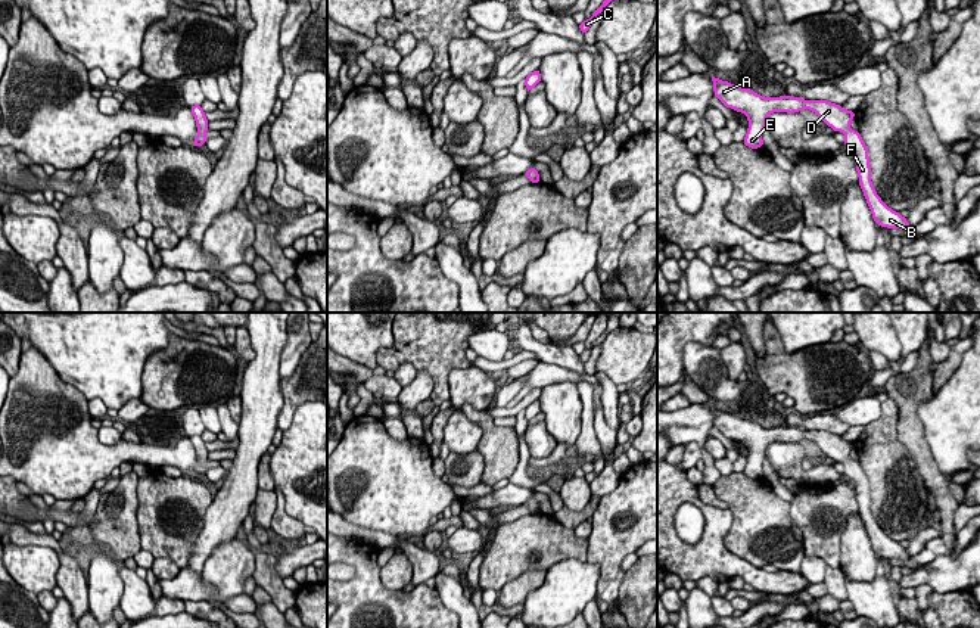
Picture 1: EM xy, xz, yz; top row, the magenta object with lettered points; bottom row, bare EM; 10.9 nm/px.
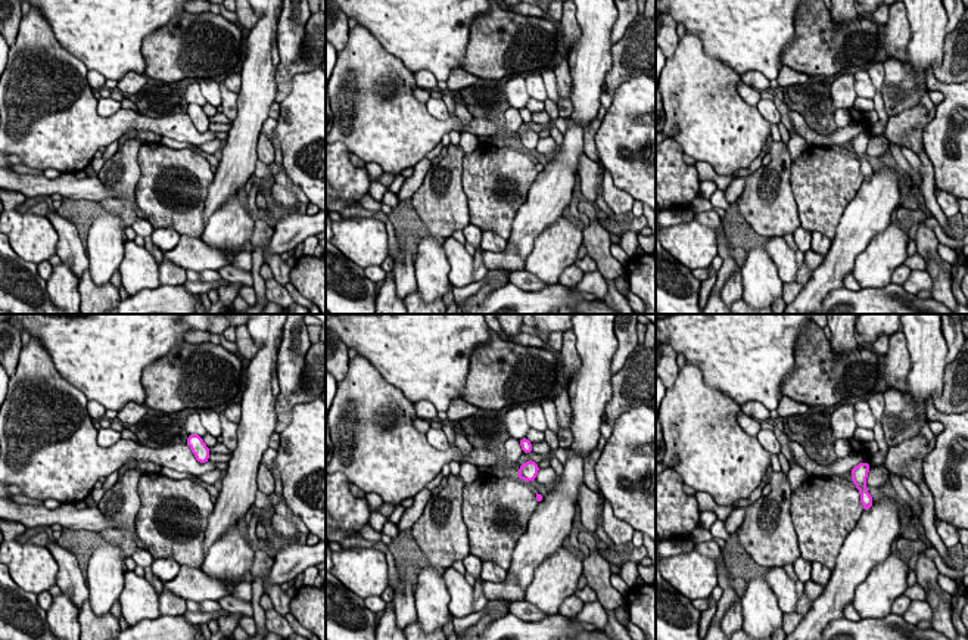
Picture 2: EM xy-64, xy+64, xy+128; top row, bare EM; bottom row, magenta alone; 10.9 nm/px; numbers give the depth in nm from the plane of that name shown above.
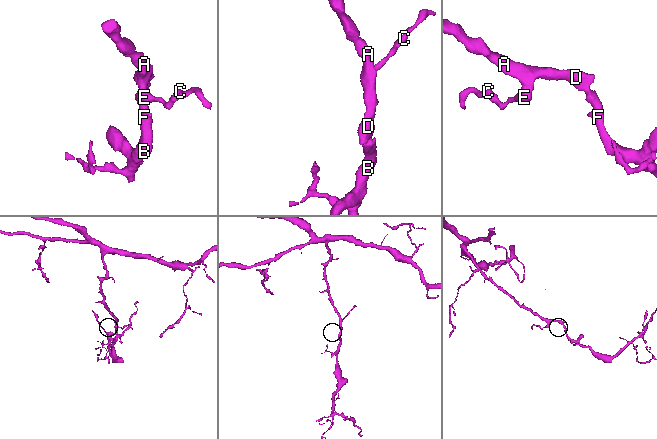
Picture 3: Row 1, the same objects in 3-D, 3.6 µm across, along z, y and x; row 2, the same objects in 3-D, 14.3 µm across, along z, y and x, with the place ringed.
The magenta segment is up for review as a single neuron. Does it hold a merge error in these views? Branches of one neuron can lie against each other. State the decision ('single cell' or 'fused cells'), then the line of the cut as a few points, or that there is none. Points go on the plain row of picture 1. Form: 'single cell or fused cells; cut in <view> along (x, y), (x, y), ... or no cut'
single cell; no cut

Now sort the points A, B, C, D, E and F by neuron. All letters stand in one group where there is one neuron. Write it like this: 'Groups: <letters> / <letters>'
Groups: A B C D E F

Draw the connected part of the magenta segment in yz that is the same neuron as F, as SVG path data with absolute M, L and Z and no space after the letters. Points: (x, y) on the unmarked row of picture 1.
M712 405L713 423L727 436L737 442L743 442L749 450L749 458L744 467L744 475L752 479L763 476L762 463L766 458L766 448L772 442L800 442L802 439L813 441L833 461L841 461L847 478L853 481L856 489L856 501L859 516L864 522L867 534L871 540L875 554L887 559L908 560L911 554L899 542L889 538L874 520L871 512L871 497L868 479L859 464L849 456L855 448L853 441L846 441L841 435L827 430L802 430L800 428L780 426L763 428L750 419L741 419L729 411L722 411Z

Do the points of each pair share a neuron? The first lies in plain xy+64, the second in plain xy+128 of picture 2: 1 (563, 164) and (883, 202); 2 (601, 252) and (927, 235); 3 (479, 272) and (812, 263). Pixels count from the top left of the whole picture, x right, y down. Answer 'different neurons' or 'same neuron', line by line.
1: same neuron
2: same neuron
3: different neurons

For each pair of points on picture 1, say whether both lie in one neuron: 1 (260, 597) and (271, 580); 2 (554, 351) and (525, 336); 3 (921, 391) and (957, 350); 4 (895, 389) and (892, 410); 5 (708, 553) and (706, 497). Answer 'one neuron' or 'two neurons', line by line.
1: two neurons
2: one neuron
3: two neurons
4: two neurons
5: two neurons

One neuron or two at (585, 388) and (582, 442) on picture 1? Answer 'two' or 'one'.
one

